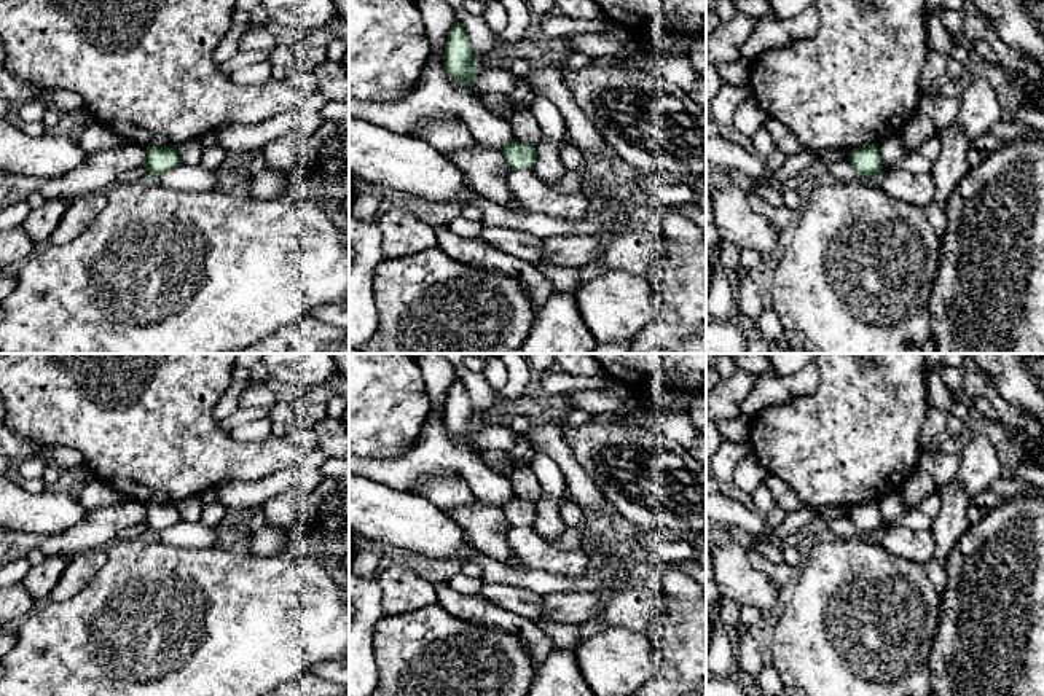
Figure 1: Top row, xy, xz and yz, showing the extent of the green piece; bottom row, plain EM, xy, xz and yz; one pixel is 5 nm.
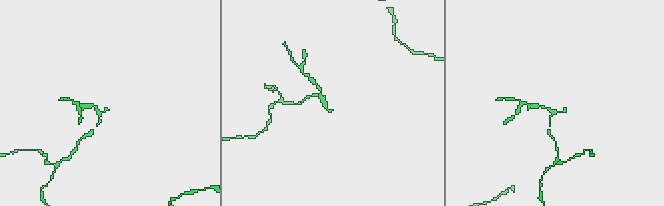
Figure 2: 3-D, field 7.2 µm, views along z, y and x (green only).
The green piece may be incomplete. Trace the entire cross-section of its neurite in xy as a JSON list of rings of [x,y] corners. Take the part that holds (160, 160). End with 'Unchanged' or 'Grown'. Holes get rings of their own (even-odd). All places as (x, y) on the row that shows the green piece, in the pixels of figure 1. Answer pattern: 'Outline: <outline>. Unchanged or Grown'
Outline: [[[148,147],[143,162],[148,180],[156,180],[161,174],[182,164],[177,147]]]. Unchanged

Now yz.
Outline: [[[878,145],[859,147],[850,151],[848,162],[862,177],[878,177],[881,174],[881,158]]]. Unchanged

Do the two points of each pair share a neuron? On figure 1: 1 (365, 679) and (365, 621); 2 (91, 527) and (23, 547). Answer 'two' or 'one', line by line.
1: one
2: one

